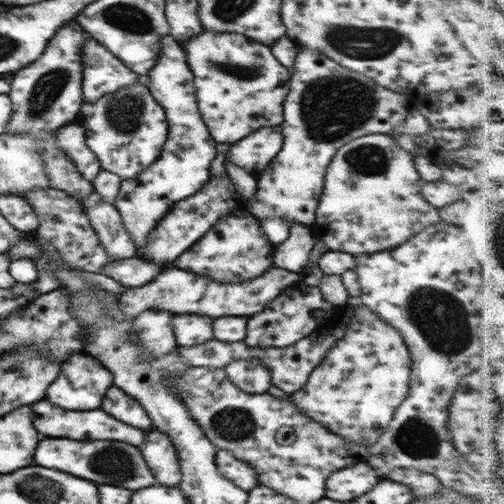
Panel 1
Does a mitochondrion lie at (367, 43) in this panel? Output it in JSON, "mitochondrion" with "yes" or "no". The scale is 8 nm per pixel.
{"mitochondrion":"yes"}

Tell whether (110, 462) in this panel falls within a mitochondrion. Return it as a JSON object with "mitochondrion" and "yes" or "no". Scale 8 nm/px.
{"mitochondrion":"yes"}

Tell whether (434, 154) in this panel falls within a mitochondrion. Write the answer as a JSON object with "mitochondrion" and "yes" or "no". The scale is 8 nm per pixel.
{"mitochondrion":"no"}

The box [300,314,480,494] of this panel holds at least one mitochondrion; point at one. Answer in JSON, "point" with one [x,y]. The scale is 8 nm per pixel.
{"point":[415,437]}

